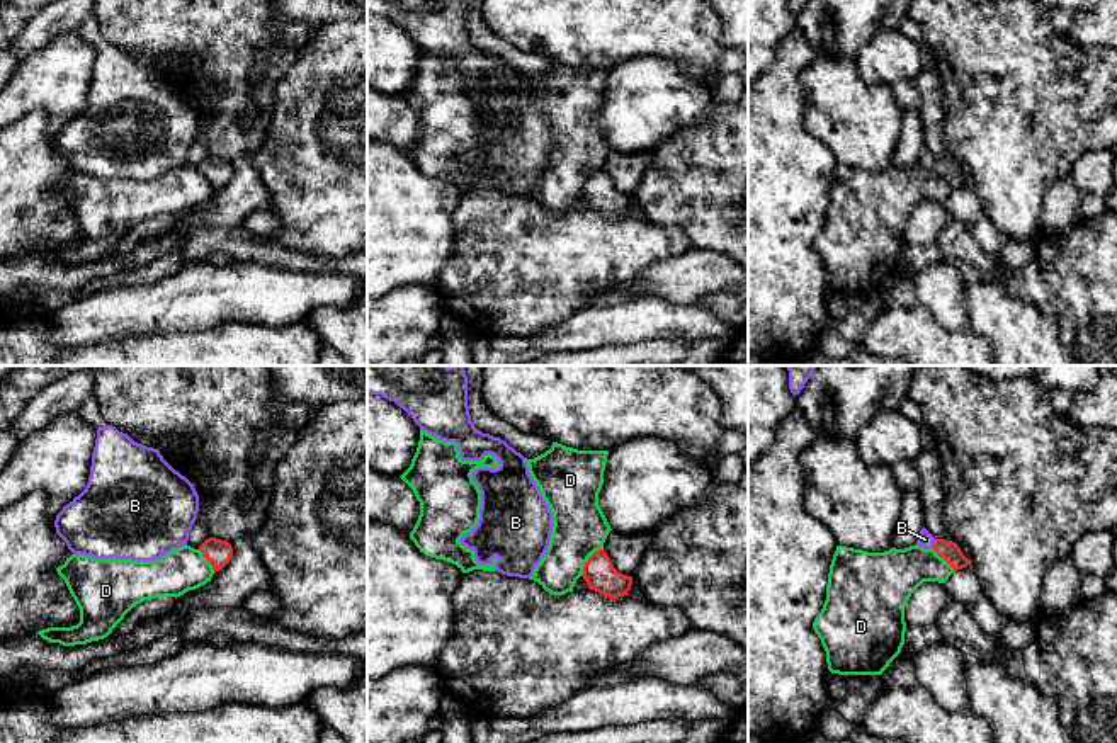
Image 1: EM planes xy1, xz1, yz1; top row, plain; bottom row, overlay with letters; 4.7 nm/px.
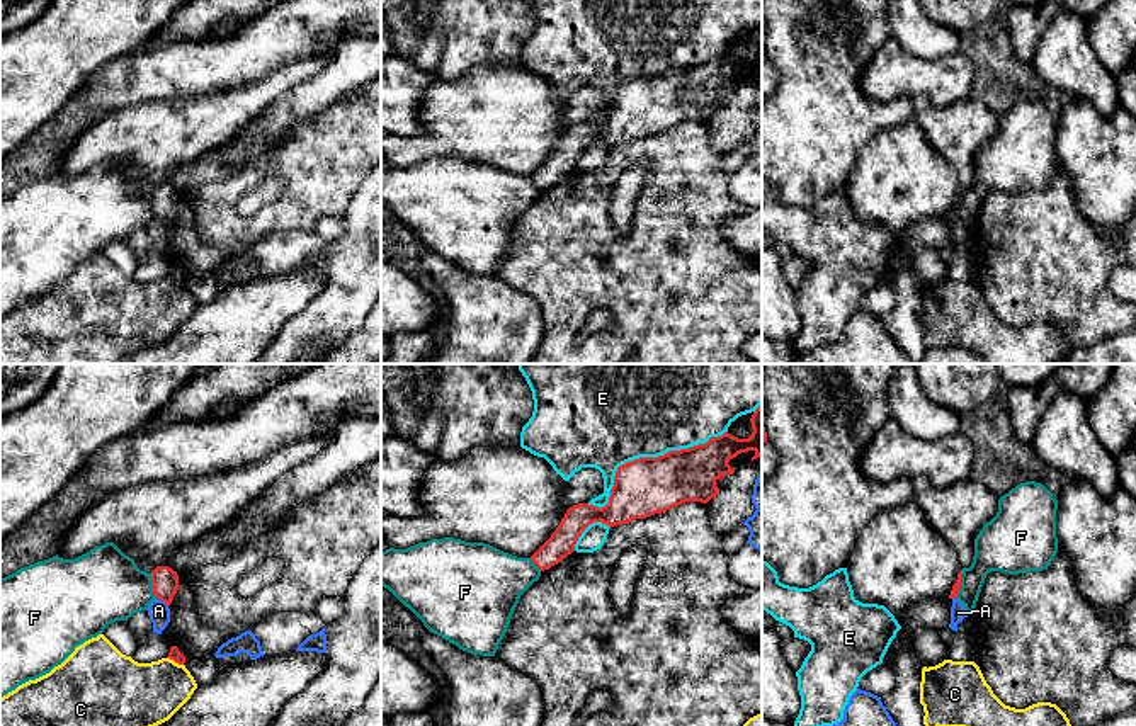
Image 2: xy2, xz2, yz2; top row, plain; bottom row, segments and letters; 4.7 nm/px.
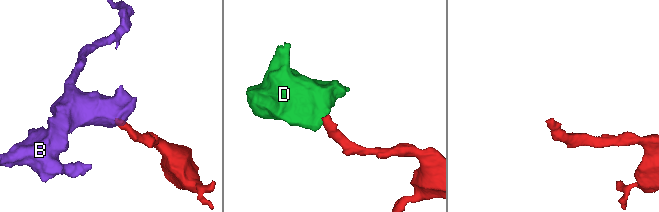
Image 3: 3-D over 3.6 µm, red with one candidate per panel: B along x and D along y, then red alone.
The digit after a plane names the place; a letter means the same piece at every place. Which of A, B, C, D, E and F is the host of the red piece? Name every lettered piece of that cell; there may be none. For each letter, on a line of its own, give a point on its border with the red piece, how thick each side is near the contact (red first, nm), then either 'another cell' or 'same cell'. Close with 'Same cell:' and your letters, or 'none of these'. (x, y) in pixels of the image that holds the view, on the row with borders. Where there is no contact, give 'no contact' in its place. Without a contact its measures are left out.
A: xy2 (162, 601) | 130/100 nm | another cell
B: yz1 (935, 544) | 90/80 nm | same cell
C: xy2 (176, 662) | 60/300 nm | another cell
D: xz1 (589, 560) | 150/260 nm | another cell
E: xz2 (645, 458) | 280/500 nm | another cell
F: yz2 (959, 584) | 50/220 nm | another cell
Same cell: B

